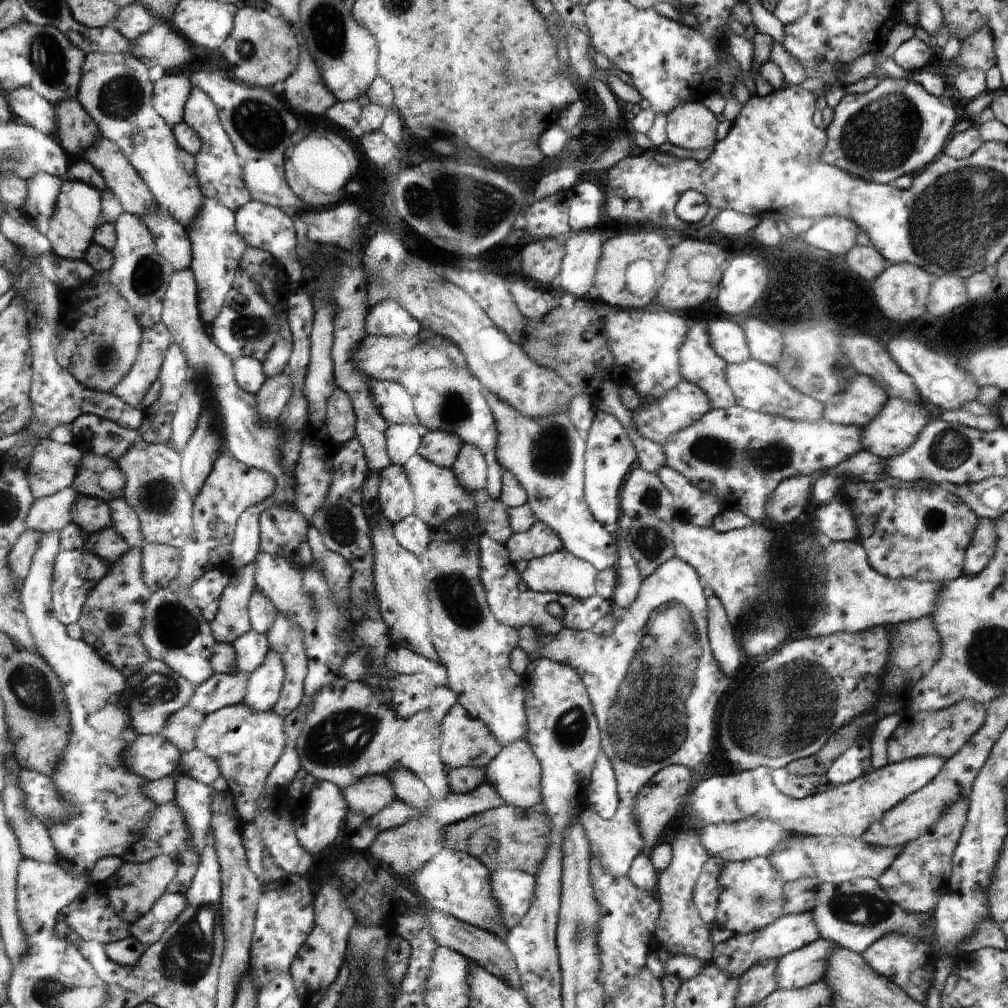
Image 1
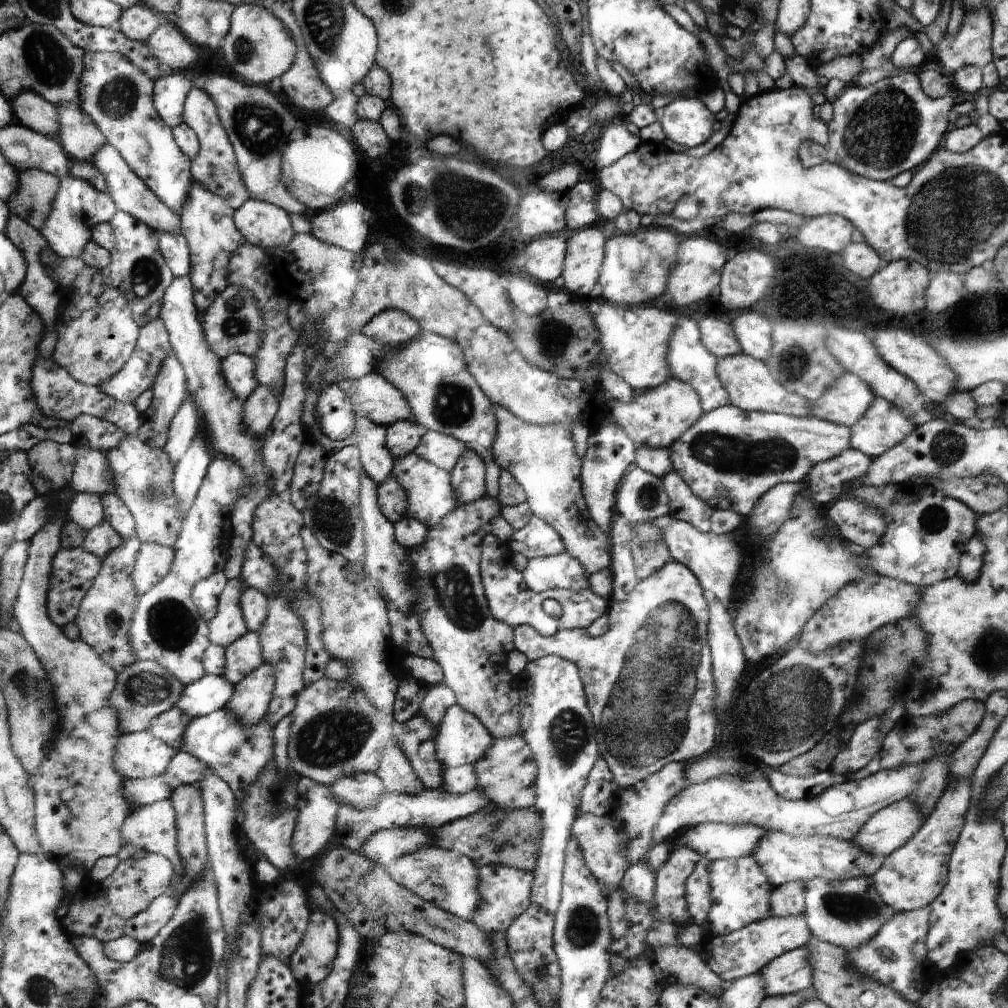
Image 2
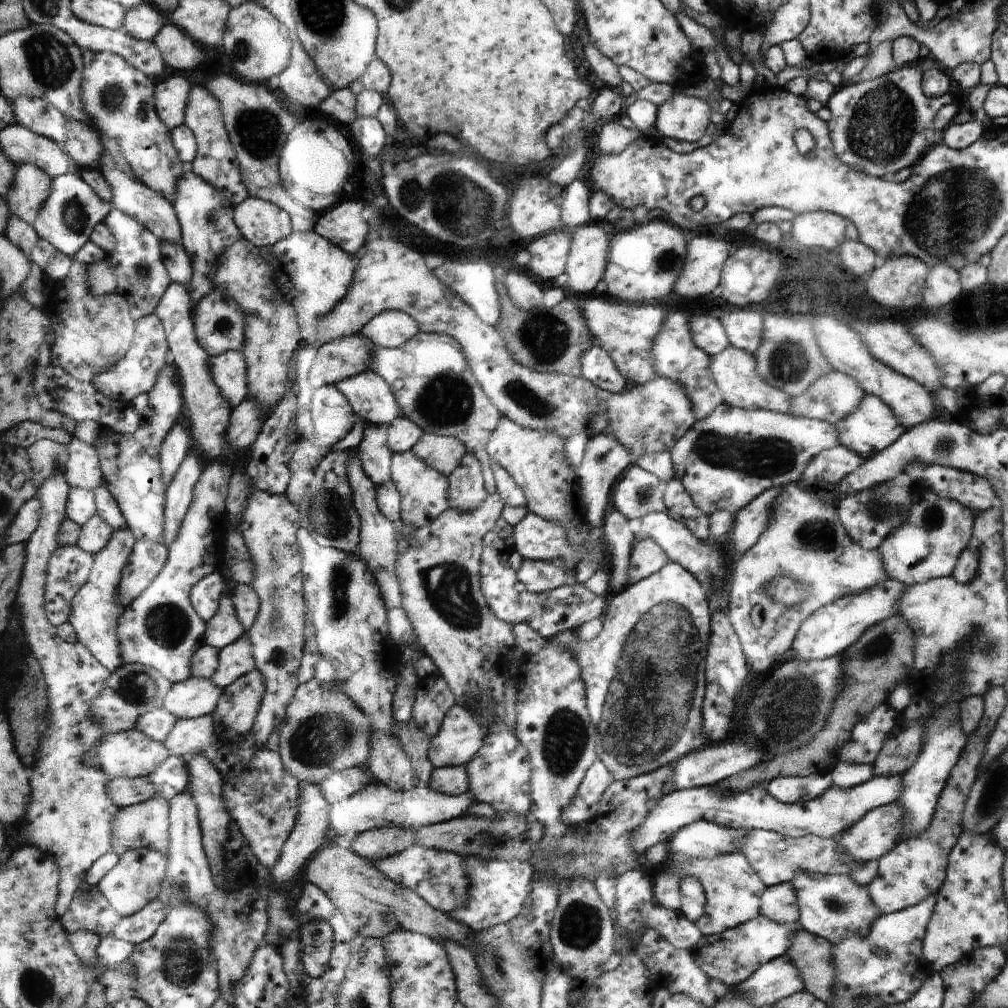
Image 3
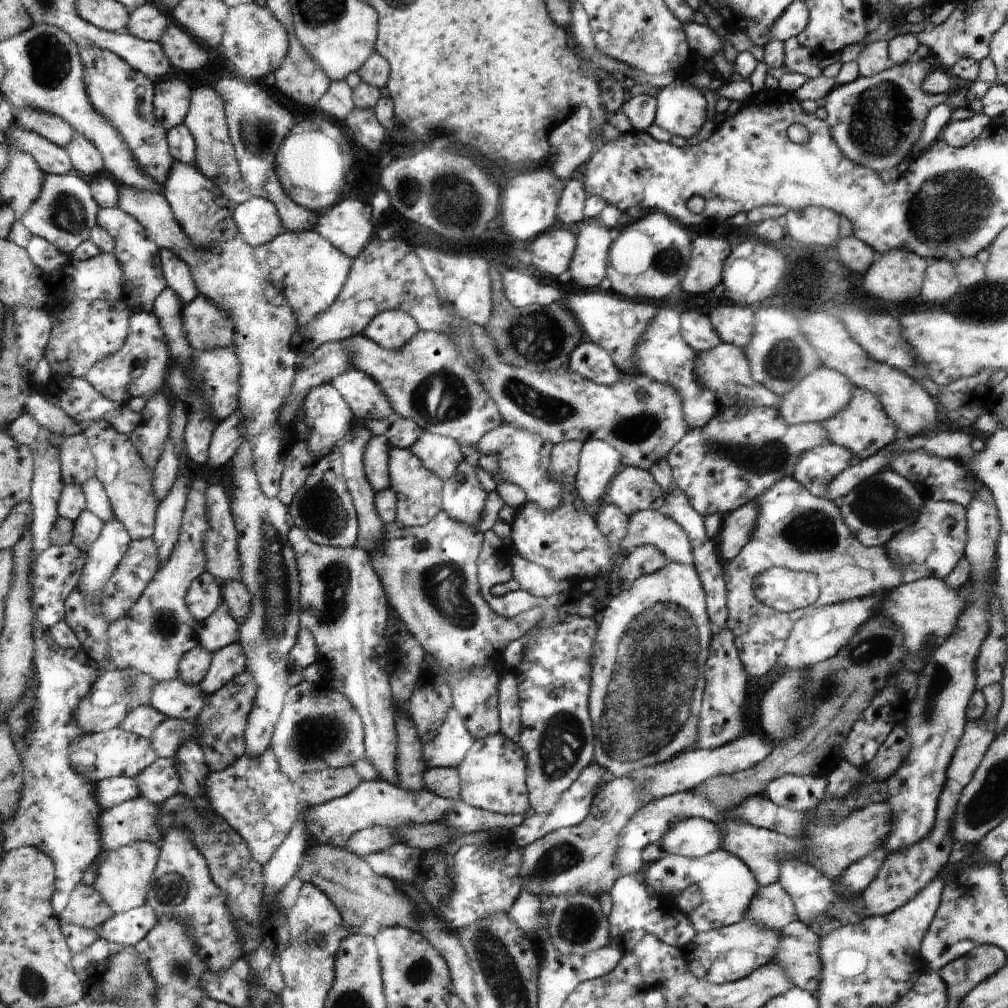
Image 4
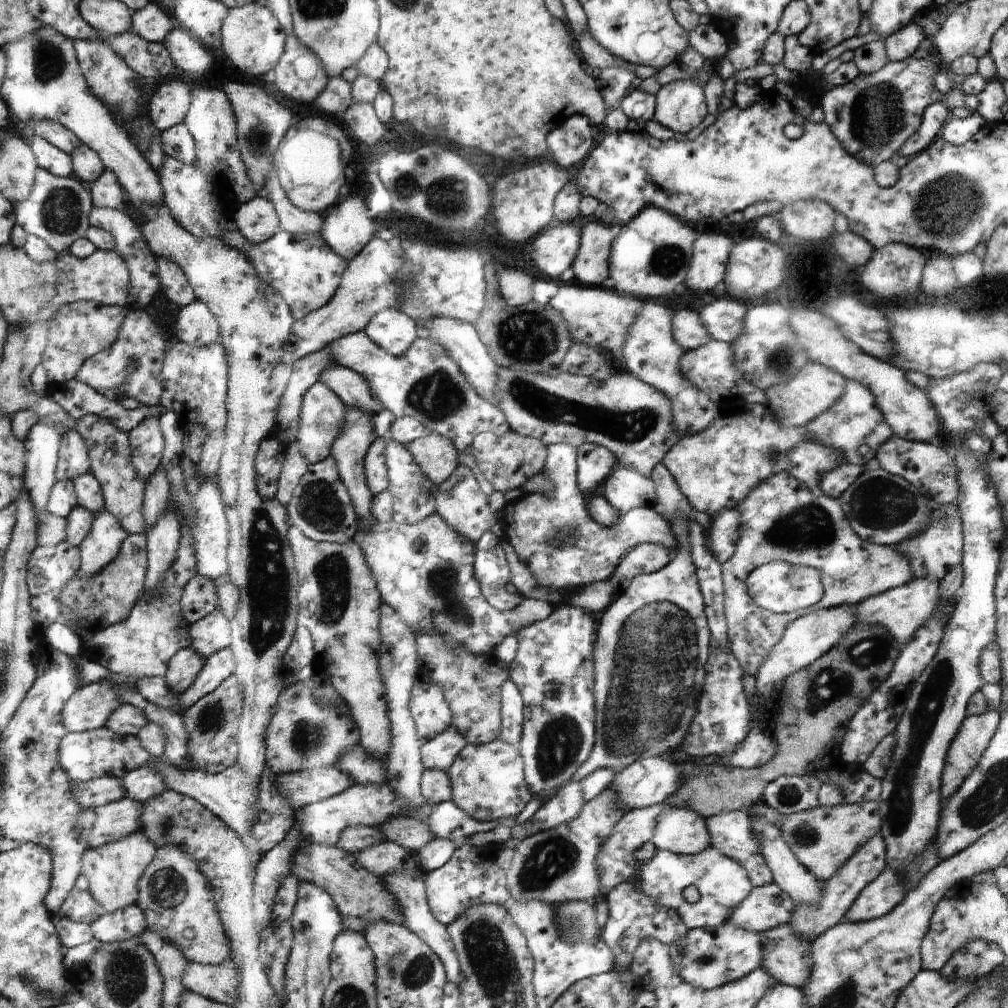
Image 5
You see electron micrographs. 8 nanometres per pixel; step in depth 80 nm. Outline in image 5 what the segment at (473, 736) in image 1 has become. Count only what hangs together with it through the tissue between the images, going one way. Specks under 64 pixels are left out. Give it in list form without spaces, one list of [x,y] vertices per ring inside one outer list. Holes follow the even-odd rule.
[[[454,725],[421,745],[421,761],[426,769],[447,771],[468,744]]]

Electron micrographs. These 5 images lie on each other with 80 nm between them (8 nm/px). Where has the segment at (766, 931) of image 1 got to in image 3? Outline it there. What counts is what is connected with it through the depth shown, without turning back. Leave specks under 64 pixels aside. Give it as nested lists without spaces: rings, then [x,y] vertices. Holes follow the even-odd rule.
[[[762,915],[745,922],[744,925],[726,929],[710,937],[703,936],[698,946],[694,946],[692,954],[694,958],[698,958],[697,963],[706,974],[729,987],[736,987],[763,964],[786,955],[792,944],[793,936],[800,928],[799,920],[781,923]]]

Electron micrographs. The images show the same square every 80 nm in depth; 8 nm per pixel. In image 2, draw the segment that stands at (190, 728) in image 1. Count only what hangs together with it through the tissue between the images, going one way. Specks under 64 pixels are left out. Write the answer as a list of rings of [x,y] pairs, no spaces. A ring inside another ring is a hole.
[[[181,708],[170,709],[161,714],[160,717],[153,719],[151,726],[147,729],[150,734],[169,744],[176,750],[183,746],[185,730],[192,720]]]

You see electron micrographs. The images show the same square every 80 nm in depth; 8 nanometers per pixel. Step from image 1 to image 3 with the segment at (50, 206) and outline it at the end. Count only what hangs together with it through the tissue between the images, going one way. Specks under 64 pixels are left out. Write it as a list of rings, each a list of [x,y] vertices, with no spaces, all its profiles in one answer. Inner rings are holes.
[[[32,163],[18,169],[15,184],[7,197],[15,218],[34,225],[53,193],[52,176]]]

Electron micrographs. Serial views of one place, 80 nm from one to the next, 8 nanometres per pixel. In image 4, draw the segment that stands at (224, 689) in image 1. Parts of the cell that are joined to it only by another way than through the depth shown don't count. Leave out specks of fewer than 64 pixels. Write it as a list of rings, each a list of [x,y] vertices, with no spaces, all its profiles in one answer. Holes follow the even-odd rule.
[[[182,679],[160,681],[153,691],[150,705],[166,718],[194,721],[206,706],[207,696],[197,684]]]

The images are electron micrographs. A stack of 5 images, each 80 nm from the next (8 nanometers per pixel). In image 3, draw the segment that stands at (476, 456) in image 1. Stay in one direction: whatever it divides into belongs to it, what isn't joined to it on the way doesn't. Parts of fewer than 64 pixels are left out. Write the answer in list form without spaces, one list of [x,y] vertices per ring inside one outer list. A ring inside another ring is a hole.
[[[467,452],[461,464],[449,474],[449,508],[470,511],[480,508],[488,497],[481,462]]]

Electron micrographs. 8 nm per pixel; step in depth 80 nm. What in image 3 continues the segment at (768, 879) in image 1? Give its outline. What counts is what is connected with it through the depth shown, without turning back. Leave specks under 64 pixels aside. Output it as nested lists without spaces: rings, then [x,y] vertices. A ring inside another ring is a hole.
[[[742,853],[720,855],[713,859],[692,858],[687,863],[670,857],[668,862],[672,862],[672,864],[668,864],[668,868],[672,872],[670,875],[678,875],[682,878],[686,875],[694,875],[703,884],[708,904],[706,904],[706,910],[696,924],[704,937],[710,937],[713,934],[724,932],[726,929],[744,925],[745,922],[762,916],[761,900],[768,887],[761,875],[753,869],[749,859]]]

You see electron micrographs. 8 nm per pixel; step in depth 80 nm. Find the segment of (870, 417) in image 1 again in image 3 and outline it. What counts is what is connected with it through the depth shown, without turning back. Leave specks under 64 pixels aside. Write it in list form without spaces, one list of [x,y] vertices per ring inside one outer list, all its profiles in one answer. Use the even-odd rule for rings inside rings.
[[[832,371],[820,377],[810,388],[797,397],[791,397],[790,414],[794,416],[818,419],[835,425],[852,414],[864,401],[866,394],[857,379],[840,371]]]

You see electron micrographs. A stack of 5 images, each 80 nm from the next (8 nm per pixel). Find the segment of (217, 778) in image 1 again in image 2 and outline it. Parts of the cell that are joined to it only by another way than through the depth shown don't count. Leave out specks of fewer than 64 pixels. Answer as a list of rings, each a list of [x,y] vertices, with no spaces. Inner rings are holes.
[[[178,750],[167,772],[160,777],[166,778],[172,788],[176,788],[178,784],[196,784],[202,780],[206,767],[198,757]]]

